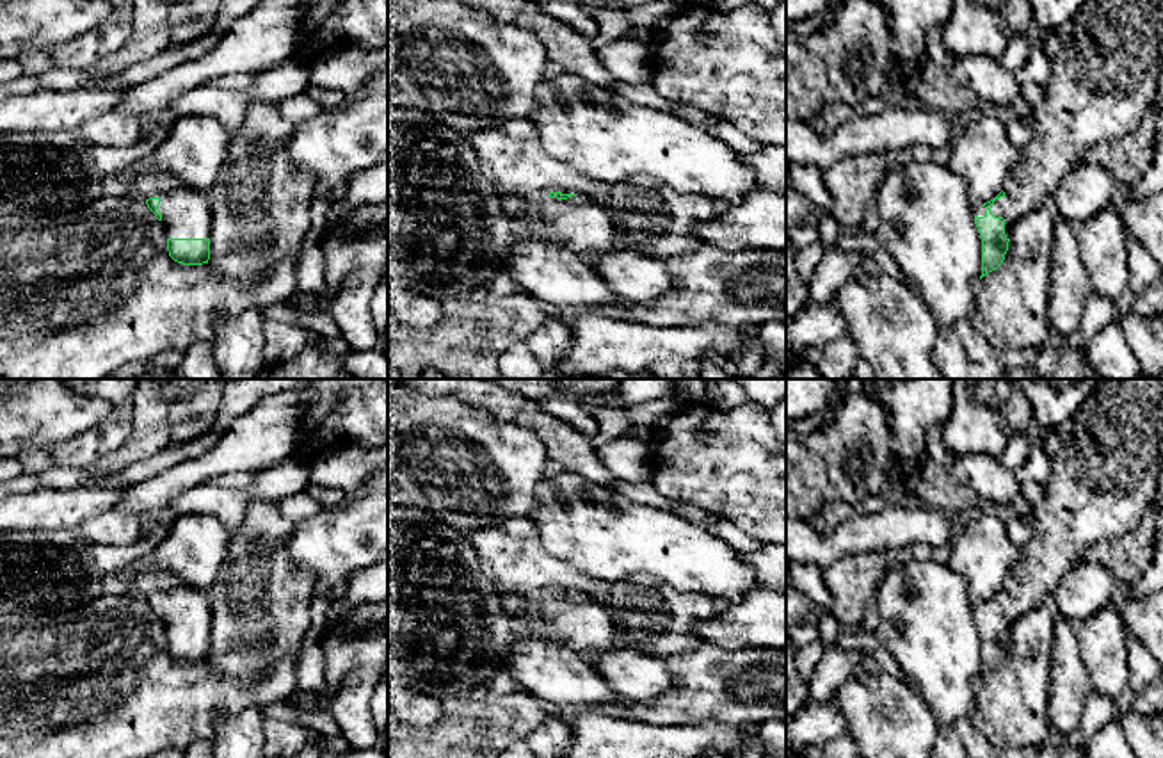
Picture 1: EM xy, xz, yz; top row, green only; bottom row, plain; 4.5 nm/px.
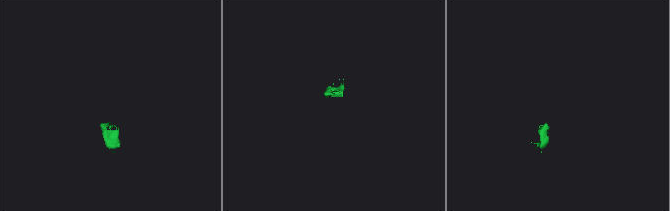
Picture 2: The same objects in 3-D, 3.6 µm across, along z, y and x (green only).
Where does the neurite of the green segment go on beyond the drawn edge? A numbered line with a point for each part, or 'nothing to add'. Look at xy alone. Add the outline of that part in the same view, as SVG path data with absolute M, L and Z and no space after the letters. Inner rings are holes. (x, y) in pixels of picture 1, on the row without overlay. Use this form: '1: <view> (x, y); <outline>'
1: xy (185, 612); M155 571L137 578L135 593L144 598L158 596L158 609L167 637L210 637L210 596L174 577Z

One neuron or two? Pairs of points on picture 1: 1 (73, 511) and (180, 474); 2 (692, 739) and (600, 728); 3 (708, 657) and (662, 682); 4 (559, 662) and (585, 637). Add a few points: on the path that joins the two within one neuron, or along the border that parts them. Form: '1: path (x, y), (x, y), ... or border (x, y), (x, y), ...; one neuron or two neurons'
1: border (125, 488), (112, 509); two neurons
2: path (669, 739), (623, 739); one neuron
3: border (665, 661), (673, 687), (653, 700), (635, 701); two neurons
4: border (548, 637), (571, 648), (589, 662); two neurons

